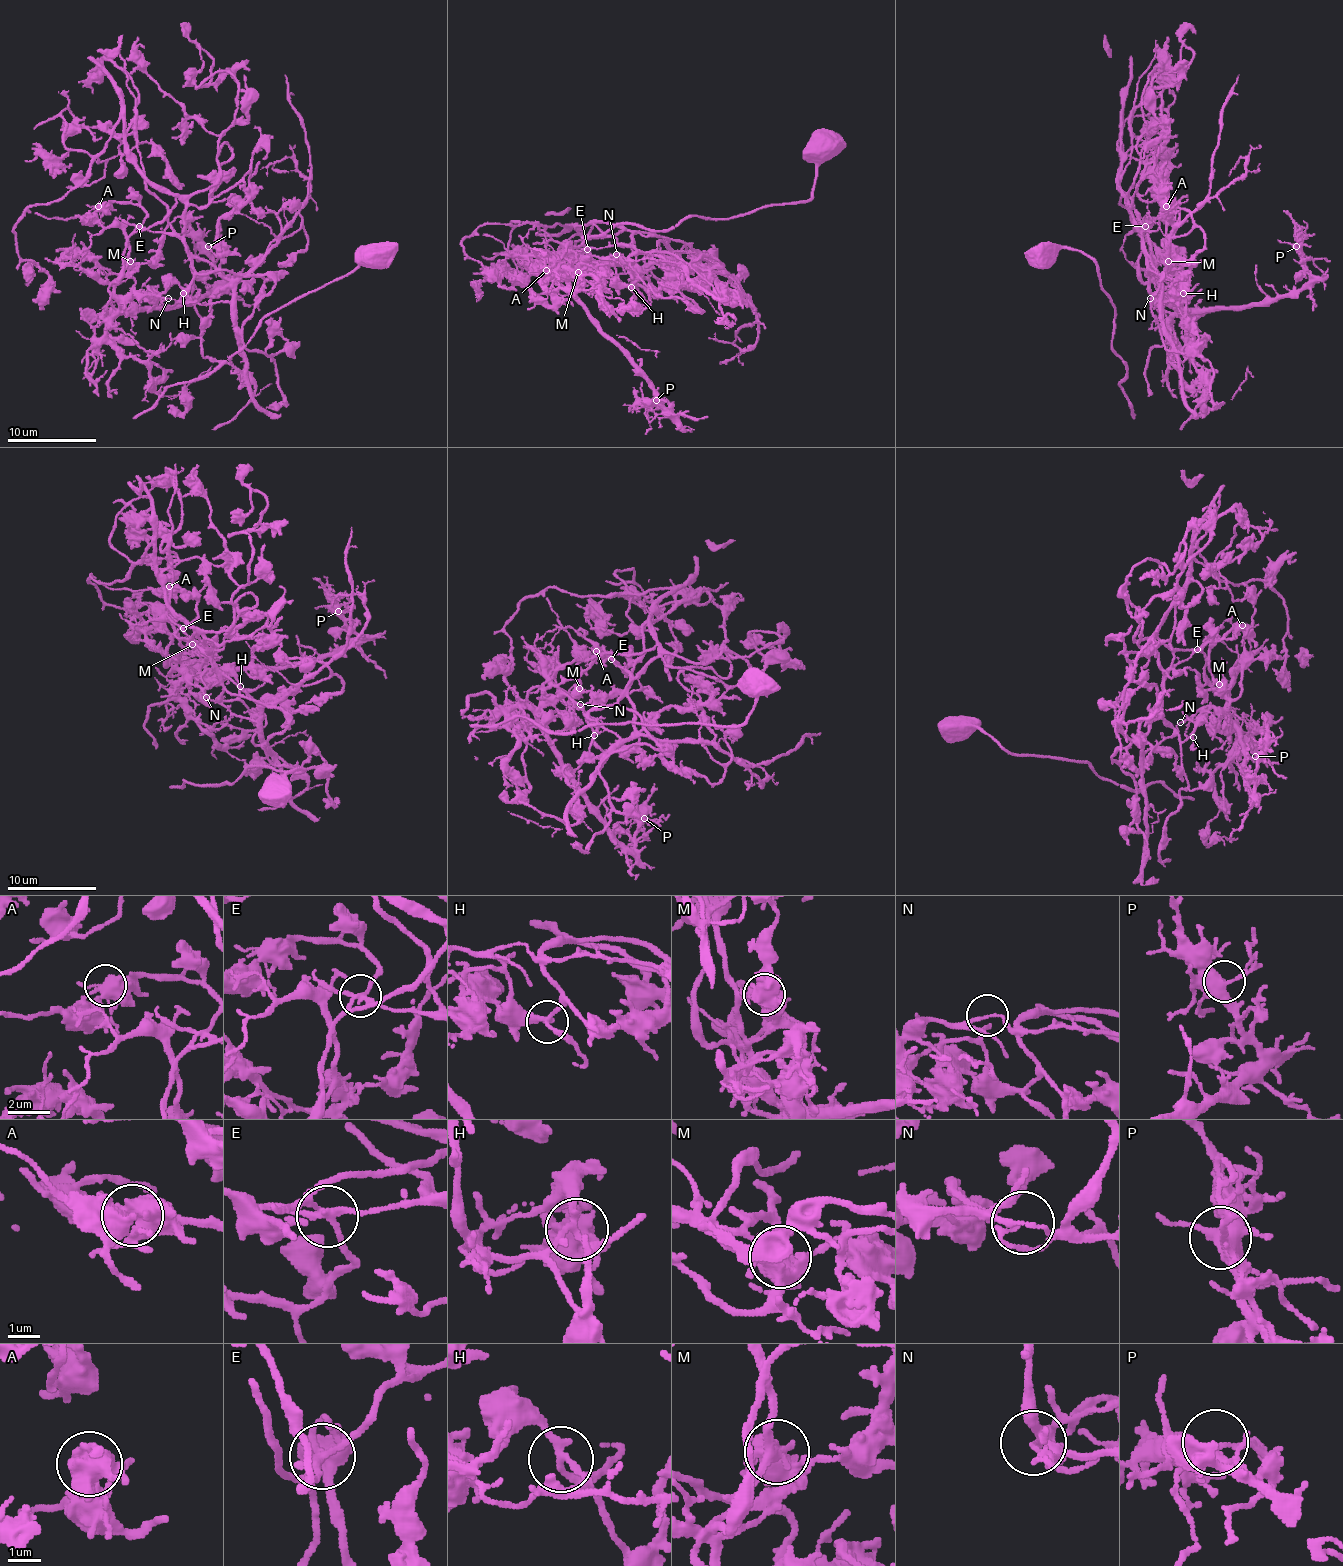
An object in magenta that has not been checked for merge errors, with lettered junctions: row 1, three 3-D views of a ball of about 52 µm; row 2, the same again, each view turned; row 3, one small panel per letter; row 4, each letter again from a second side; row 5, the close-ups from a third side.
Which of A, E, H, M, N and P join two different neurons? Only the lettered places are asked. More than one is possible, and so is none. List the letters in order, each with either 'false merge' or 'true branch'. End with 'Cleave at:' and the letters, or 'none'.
A: true branch
E: false merge
H: true branch
M: false merge
N: false merge
P: true branch
Cleave at: E, M, N

